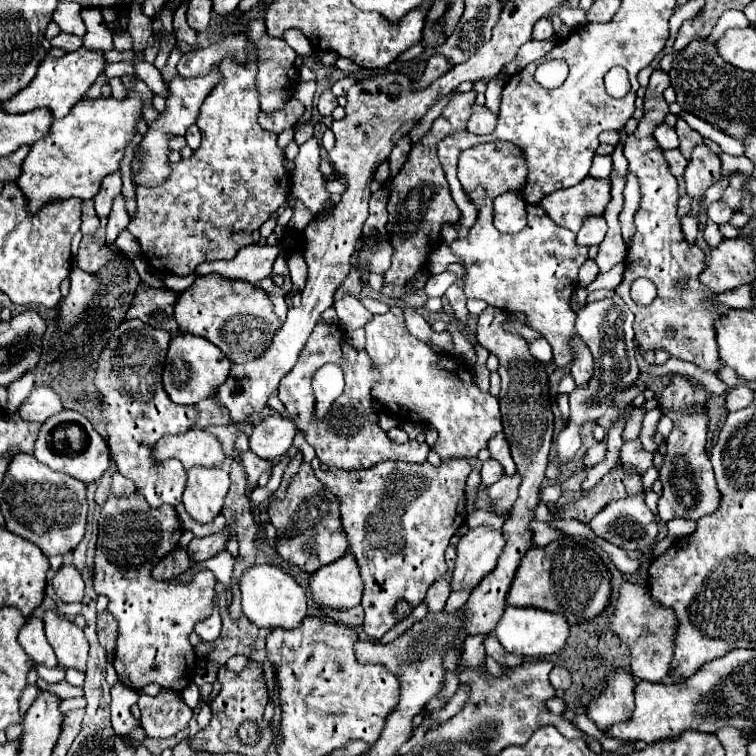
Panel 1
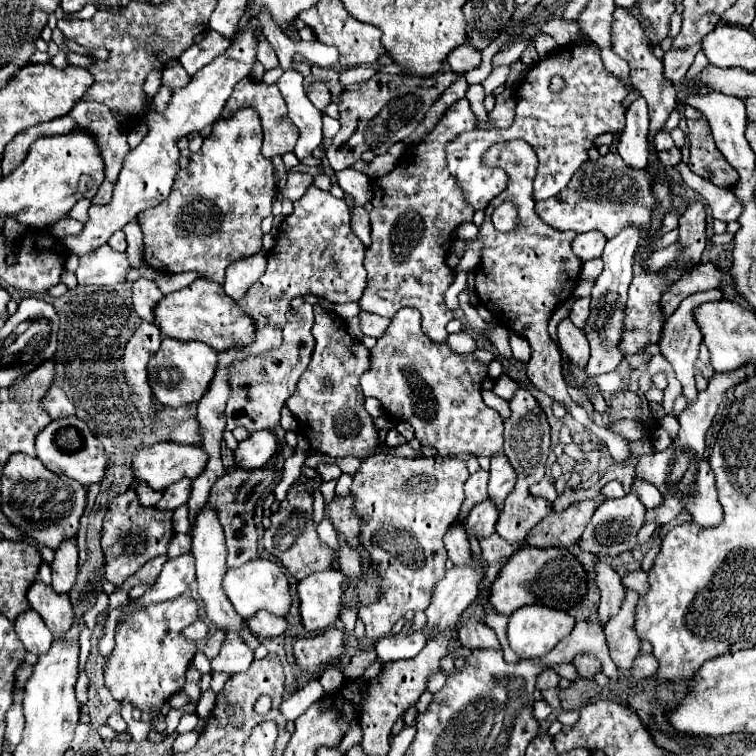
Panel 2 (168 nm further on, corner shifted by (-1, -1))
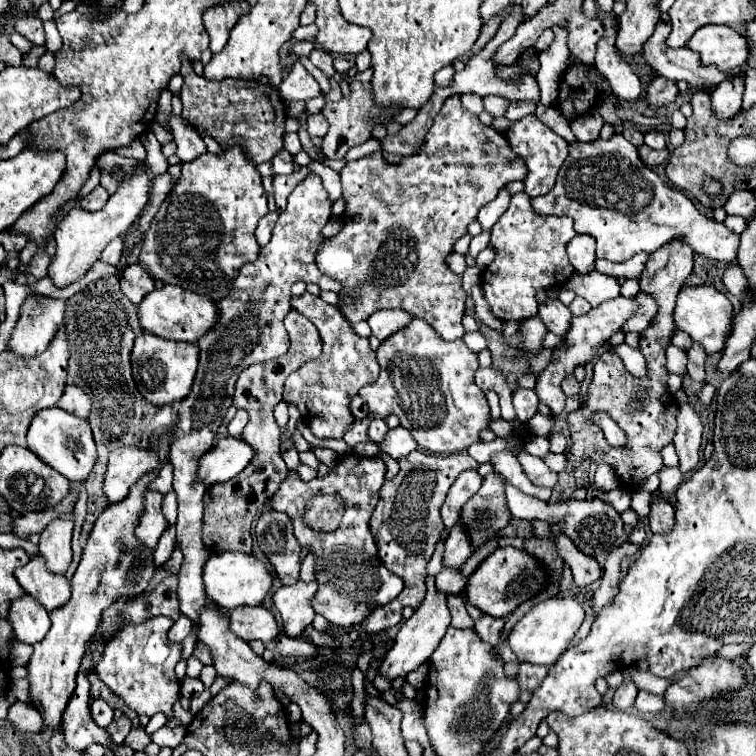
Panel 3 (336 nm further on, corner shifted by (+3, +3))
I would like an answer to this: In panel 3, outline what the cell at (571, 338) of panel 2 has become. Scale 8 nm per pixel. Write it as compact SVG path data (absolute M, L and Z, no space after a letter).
M547 299L545 305L539 305L539 317L547 325L547 329L559 337L565 337L571 327L571 311L559 299Z

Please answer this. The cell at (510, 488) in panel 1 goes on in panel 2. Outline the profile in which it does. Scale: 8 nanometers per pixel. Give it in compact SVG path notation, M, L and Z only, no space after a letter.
M487 499L473 507L469 517L463 521L463 529L467 535L475 535L477 539L489 537L491 533L495 533L497 517L499 517L499 513L497 513L495 505Z

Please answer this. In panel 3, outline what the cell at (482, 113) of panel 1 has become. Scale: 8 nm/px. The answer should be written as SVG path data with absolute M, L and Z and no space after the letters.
M511 101L509 107L507 107L505 117L509 121L519 121L521 117L525 117L529 113L535 113L535 103L529 103L529 101Z

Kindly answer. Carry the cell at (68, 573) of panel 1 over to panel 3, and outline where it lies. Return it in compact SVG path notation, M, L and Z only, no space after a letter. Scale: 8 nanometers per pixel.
M53 519L41 533L39 551L47 561L47 569L55 575L65 575L71 563L71 519Z

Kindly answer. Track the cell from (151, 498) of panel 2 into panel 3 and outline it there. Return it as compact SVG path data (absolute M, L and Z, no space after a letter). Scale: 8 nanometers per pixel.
M171 463L163 465L163 469L159 471L157 479L149 485L149 489L151 489L151 491L159 491L159 493L163 493L163 495L173 489L173 465L171 465Z

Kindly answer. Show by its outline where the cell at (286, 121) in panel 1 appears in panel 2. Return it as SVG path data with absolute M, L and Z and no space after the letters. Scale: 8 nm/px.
M245 79L239 81L233 89L233 95L229 97L229 101L225 103L225 109L221 113L221 119L229 119L237 109L243 107L251 107L259 113L261 119L261 127L263 127L263 155L265 157L275 157L275 155L285 155L287 151L295 149L297 143L297 127L293 125L293 121L289 121L287 117L287 105L277 89L277 85L265 85L261 81L253 81L253 79Z

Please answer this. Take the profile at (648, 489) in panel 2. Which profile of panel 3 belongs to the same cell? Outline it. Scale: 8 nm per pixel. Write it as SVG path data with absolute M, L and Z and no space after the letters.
M661 491L651 495L651 513L649 513L649 529L653 533L667 533L673 527L675 521L675 511L673 507L665 501Z

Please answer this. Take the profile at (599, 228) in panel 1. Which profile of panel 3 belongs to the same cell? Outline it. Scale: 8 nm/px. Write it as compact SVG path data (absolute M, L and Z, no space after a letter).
M575 235L567 245L567 255L571 265L577 273L587 273L593 269L595 261L595 249L593 249L593 237L589 235Z

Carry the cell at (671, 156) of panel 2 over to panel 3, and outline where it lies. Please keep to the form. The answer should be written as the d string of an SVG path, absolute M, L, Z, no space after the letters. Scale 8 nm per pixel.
M647 145L639 147L639 157L647 163L647 165L659 165L669 157L669 149L651 149Z

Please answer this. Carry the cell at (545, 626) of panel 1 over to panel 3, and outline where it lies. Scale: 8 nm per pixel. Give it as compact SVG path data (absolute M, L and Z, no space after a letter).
M551 597L541 603L537 603L523 619L515 623L511 629L507 641L513 649L513 653L519 657L519 661L525 663L537 663L537 665L553 665L561 653L569 647L571 637L577 633L581 623L585 621L585 611L573 597Z

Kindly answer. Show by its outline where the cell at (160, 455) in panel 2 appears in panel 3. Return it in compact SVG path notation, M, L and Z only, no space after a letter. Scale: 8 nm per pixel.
M121 447L109 453L107 473L105 473L105 495L111 503L117 503L129 495L129 489L145 475L161 467L155 451L139 447Z

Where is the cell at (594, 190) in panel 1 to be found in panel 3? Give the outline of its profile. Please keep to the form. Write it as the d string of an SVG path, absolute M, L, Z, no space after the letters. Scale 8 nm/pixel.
M615 133L611 139L603 141L591 141L591 143L573 143L569 147L569 157L565 159L565 165L561 167L561 173L557 175L555 187L541 197L535 197L533 209L539 215L567 215L575 221L577 233L587 233L595 237L597 241L597 257L607 259L613 263L623 263L631 259L639 251L653 253L661 245L669 243L671 239L679 237L685 243L689 243L695 253L717 259L723 263L733 263L737 259L737 247L739 247L739 235L729 231L723 223L717 223L713 219L703 217L697 207L687 199L679 189L669 187L657 173L653 173L639 157L637 147L627 141L621 133Z

